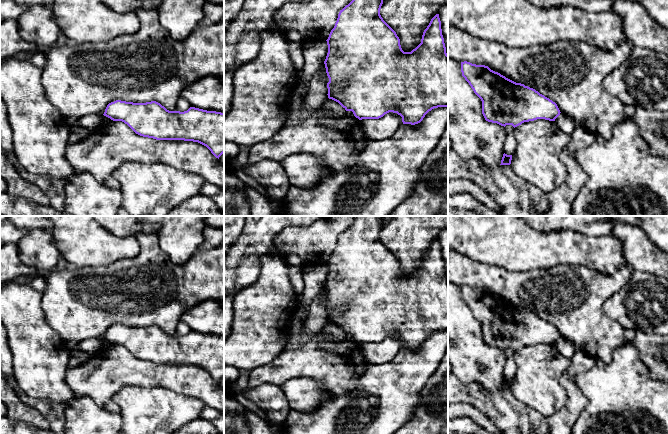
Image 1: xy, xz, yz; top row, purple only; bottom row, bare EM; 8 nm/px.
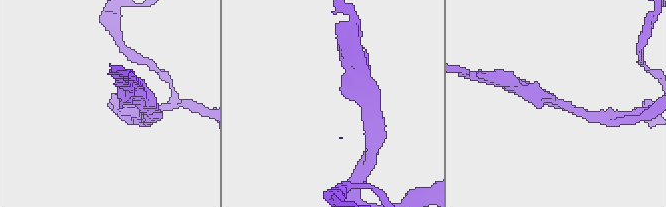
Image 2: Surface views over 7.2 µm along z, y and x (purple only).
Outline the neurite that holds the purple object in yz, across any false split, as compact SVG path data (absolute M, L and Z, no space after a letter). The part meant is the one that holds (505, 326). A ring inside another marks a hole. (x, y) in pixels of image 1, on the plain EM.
M461 286L462 300L469 307L474 317L482 325L482 338L486 345L501 350L512 349L514 352L524 346L545 343L555 345L560 334L555 326L533 312L516 307L485 289Z

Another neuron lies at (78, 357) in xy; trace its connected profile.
M75 348L74 350L72 350L72 355L69 360L68 367L69 368L78 367L78 366L86 363L90 359L91 356L92 356L92 354L88 354L86 352L83 352L79 349Z

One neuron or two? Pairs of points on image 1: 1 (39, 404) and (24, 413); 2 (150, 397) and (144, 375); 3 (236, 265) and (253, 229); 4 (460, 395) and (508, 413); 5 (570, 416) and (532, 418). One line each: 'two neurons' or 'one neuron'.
1: two neurons
2: two neurons
3: one neuron
4: one neuron
5: two neurons

